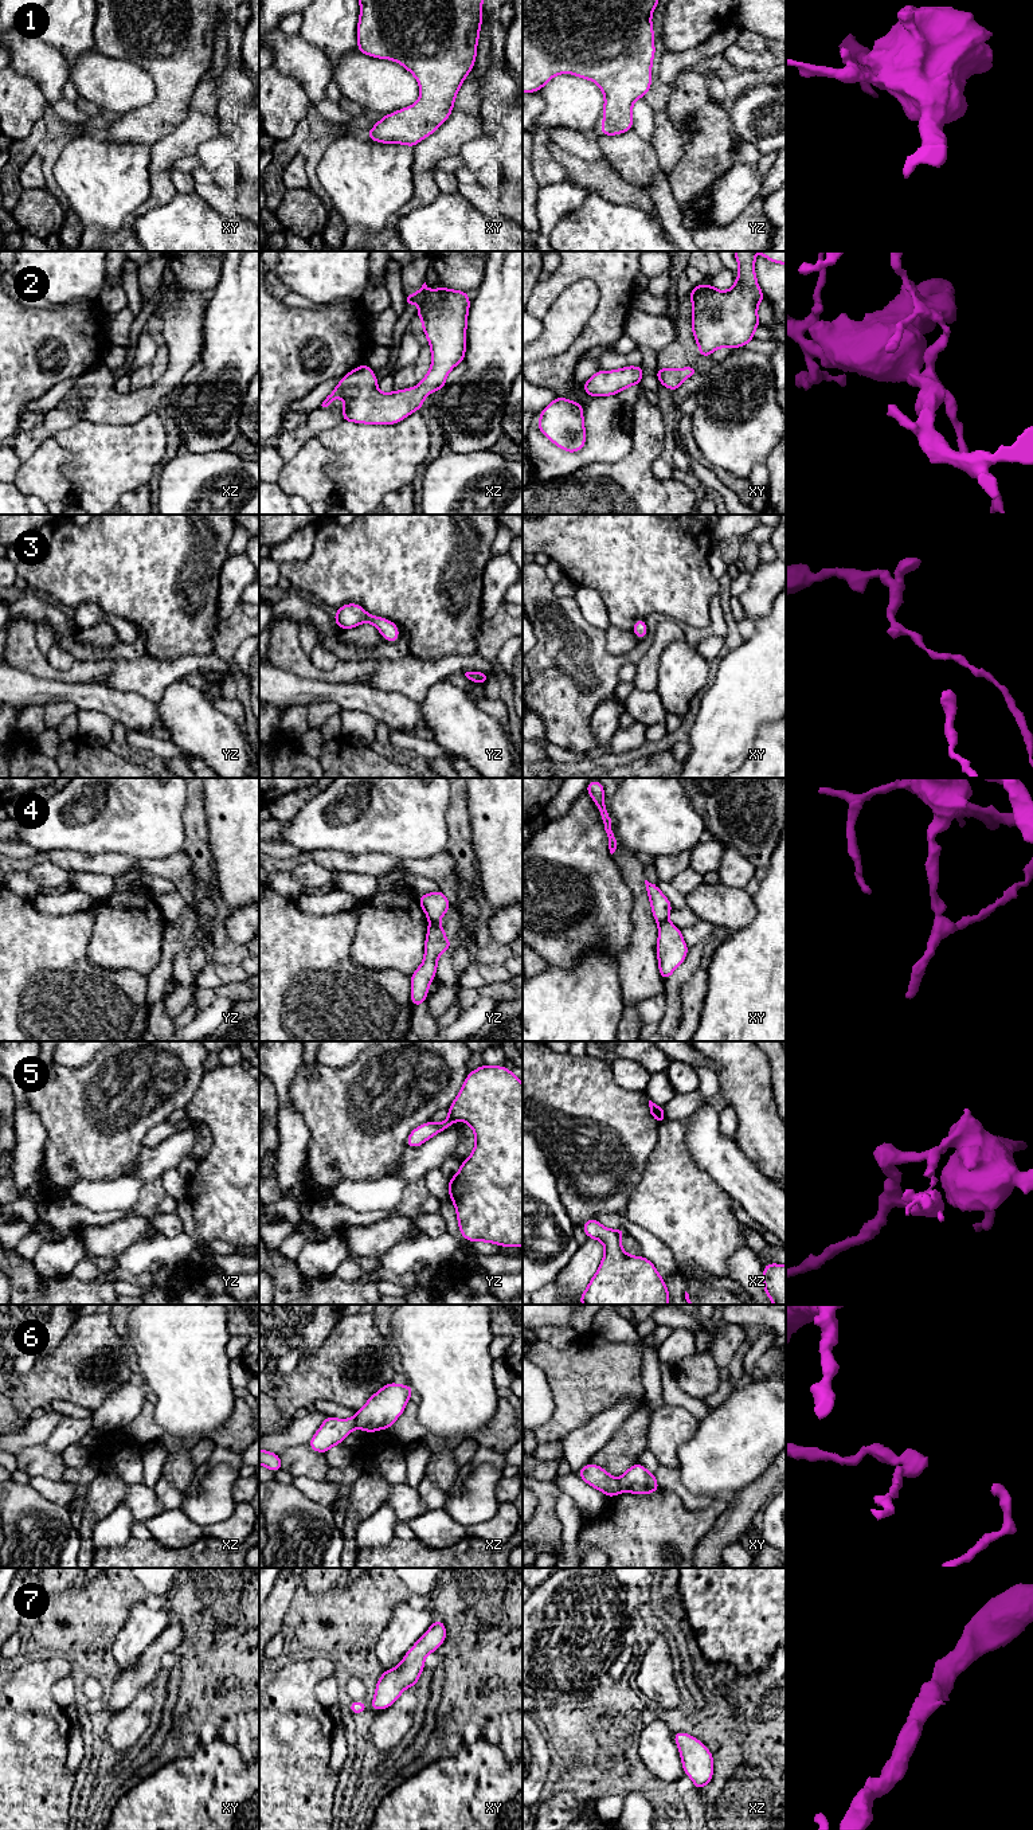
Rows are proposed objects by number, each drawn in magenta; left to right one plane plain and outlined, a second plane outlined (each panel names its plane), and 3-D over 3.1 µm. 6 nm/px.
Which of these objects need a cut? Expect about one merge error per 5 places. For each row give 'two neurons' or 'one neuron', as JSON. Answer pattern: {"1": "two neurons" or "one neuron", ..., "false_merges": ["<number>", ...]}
{"1": "one neuron", "2": "one neuron", "3": "one neuron", "4": "two neurons", "5": "two neurons", "6": "two neurons", "7": "one neuron", "false_merges": ["4", "5", "6"]}

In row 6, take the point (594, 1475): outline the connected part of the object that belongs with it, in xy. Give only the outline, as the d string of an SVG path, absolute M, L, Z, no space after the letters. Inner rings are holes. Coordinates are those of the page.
M587 1463L576 1473L587 1485L604 1493L609 1498L618 1495L622 1490L619 1481L611 1477L603 1467Z

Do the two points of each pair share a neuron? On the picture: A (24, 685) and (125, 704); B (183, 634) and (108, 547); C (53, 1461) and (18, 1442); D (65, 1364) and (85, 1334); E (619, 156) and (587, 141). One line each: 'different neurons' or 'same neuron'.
A: same neuron
B: same neuron
C: different neurons
D: same neuron
E: different neurons

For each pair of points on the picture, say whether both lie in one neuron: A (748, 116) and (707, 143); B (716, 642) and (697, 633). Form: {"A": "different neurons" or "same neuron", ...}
{"A": "different neurons", "B": "different neurons"}

